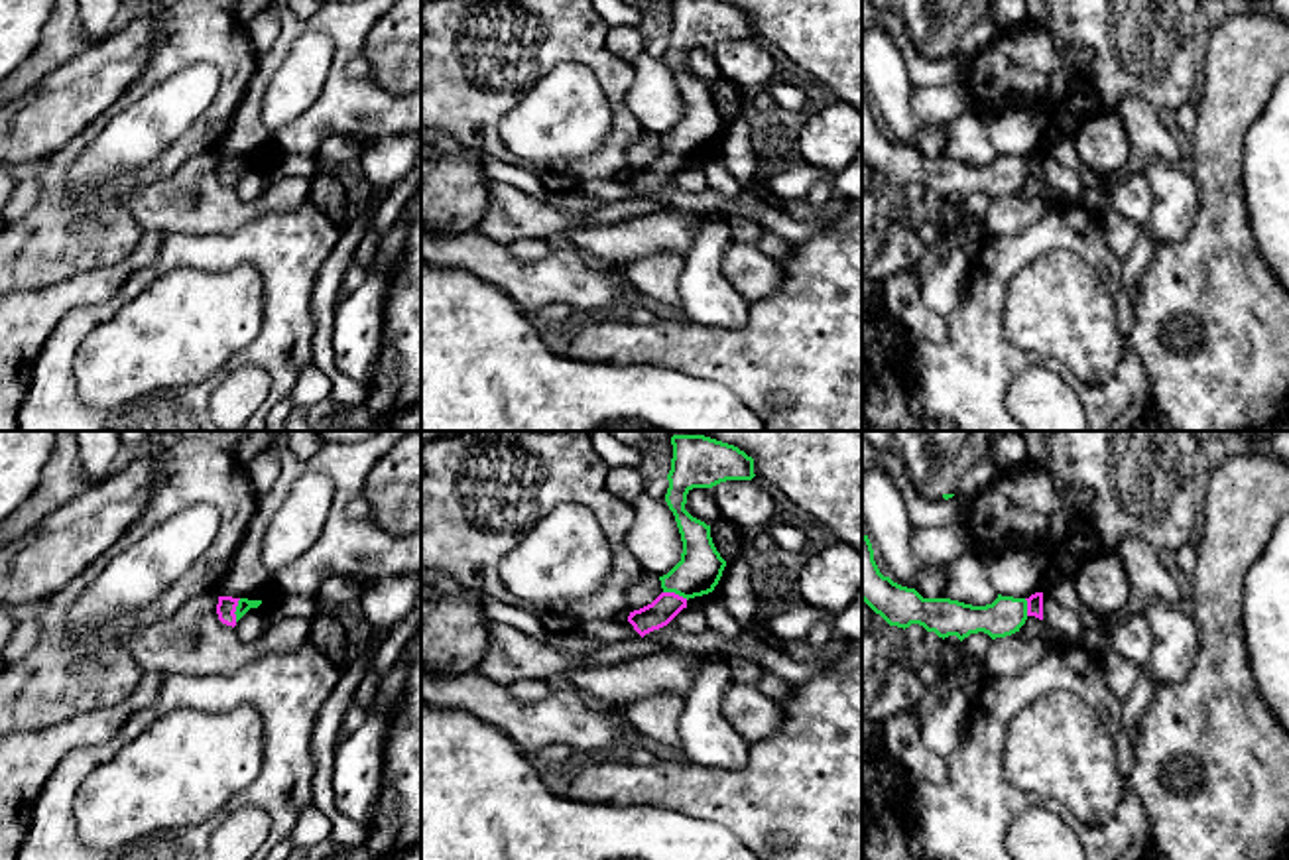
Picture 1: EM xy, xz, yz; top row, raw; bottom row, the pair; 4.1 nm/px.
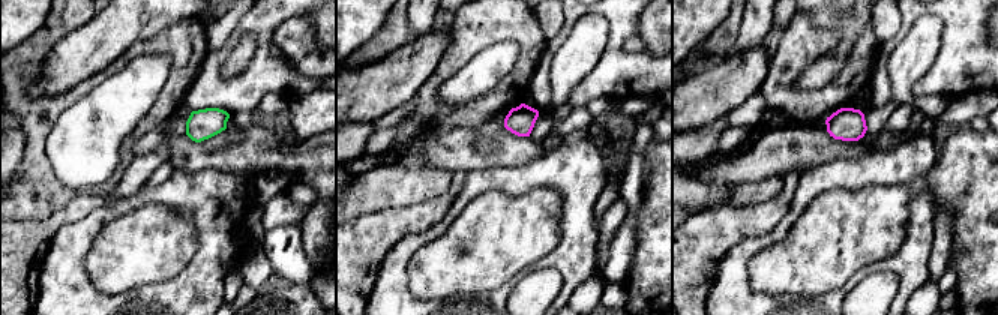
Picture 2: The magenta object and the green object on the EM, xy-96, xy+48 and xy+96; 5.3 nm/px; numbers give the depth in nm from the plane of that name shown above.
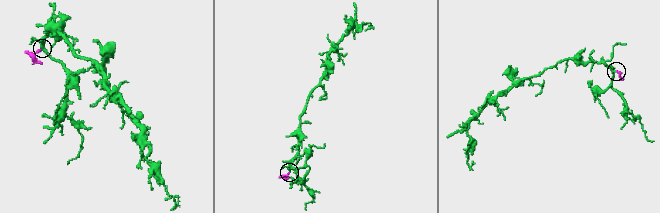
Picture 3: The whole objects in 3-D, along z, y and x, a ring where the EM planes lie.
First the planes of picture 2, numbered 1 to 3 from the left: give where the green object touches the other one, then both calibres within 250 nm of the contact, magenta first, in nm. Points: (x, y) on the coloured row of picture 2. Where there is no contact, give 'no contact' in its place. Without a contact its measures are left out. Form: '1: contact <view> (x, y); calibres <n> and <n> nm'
1: no contact
2: no contact
3: no contact

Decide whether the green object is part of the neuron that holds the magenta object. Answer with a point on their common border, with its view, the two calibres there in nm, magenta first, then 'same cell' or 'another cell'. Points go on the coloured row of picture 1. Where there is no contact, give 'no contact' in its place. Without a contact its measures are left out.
xz (674, 593) | 110/180 nm | same cell

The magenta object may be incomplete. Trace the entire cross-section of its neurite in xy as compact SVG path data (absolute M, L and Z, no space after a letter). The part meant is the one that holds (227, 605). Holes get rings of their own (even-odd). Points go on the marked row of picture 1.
M218 596L216 614L218 620L226 626L236 626L236 622L250 610L258 608L262 600L248 600L248 598L232 598L232 596Z

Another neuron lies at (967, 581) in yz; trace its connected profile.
M966 551L947 565L945 598L972 606L986 606L998 598L982 557Z

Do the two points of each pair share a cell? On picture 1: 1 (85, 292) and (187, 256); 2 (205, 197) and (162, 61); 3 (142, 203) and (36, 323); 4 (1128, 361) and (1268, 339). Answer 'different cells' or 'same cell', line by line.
1: different cells
2: different cells
3: different cells
4: different cells

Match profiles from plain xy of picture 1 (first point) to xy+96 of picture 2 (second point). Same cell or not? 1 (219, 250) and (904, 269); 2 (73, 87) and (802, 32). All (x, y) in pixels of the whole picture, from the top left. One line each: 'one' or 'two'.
1: one
2: two

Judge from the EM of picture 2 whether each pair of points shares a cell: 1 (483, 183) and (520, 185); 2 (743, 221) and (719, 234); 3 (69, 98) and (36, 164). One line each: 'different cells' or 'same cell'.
1: same cell
2: same cell
3: same cell

